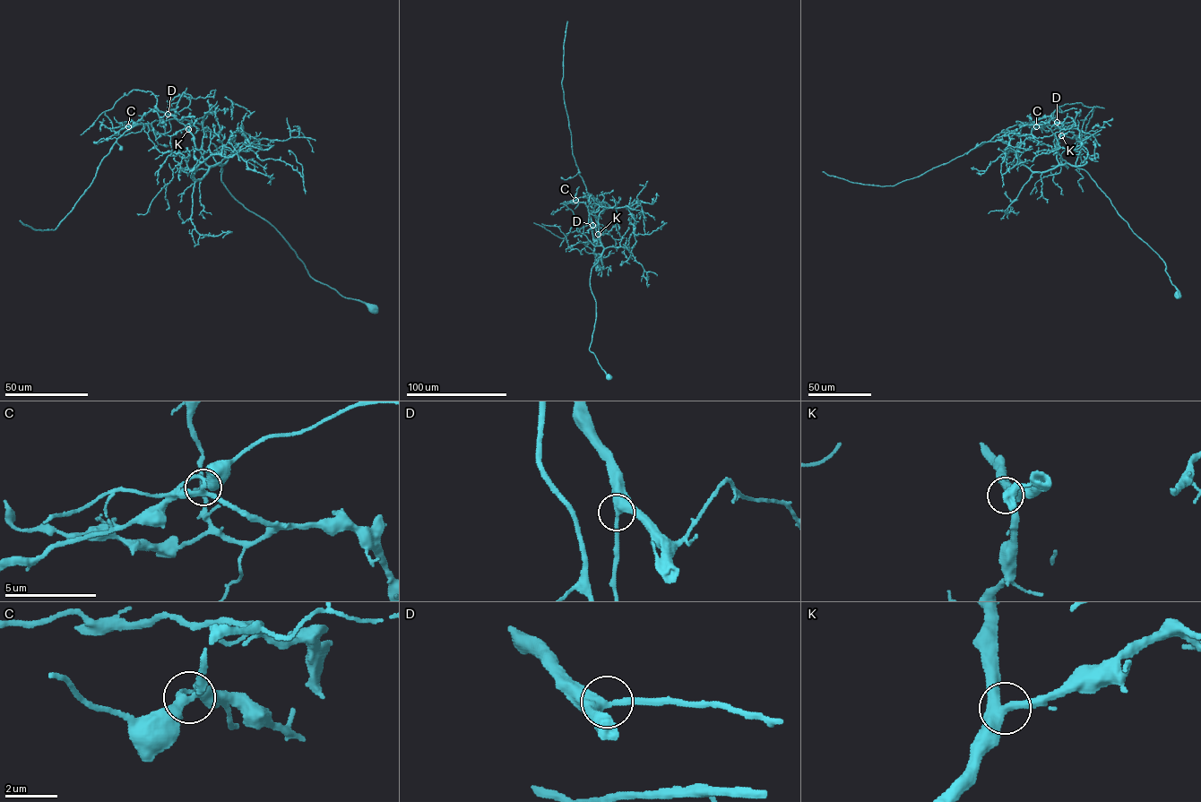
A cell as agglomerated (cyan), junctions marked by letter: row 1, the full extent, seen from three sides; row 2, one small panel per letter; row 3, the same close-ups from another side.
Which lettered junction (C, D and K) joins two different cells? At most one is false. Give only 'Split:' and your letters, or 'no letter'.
Split: C

